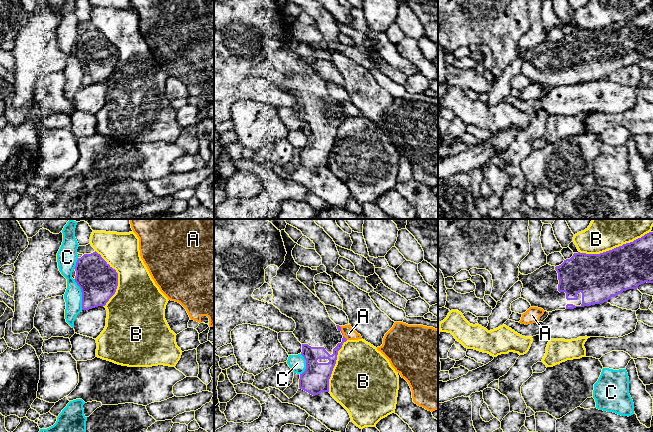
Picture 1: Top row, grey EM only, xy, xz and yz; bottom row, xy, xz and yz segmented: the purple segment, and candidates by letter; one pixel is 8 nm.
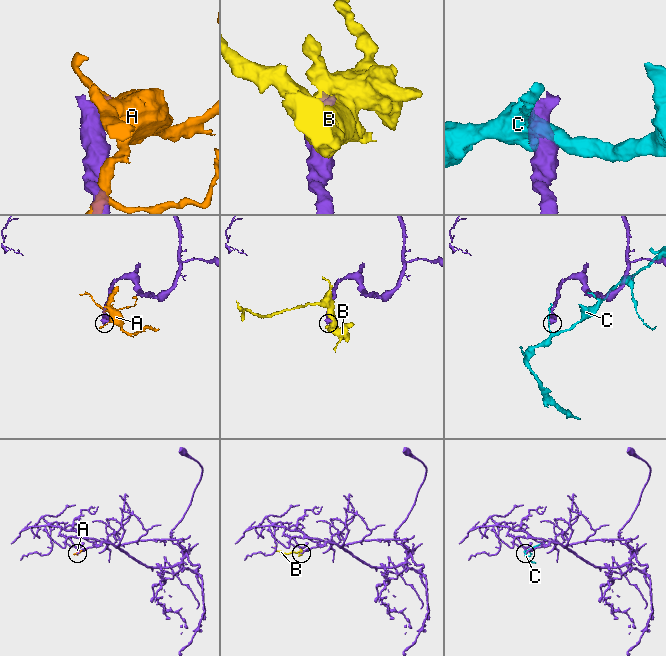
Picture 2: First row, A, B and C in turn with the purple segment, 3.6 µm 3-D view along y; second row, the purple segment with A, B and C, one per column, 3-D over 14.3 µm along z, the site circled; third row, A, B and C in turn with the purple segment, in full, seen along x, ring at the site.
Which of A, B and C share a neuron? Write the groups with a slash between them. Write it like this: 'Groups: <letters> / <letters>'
Groups: A / B / C

